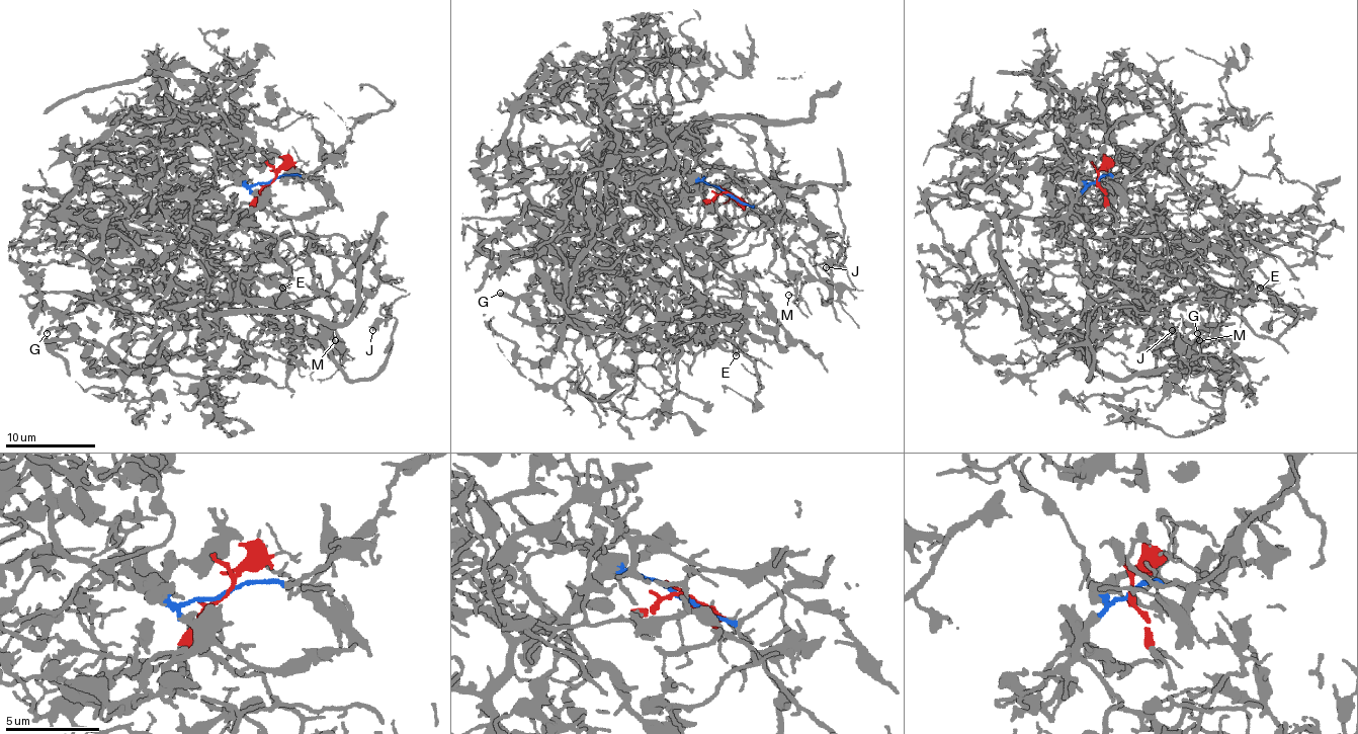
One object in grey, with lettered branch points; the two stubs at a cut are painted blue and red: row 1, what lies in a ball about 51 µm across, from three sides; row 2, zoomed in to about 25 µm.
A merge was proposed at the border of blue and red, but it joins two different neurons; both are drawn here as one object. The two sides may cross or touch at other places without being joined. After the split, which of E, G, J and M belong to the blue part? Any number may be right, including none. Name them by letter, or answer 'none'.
E, G

